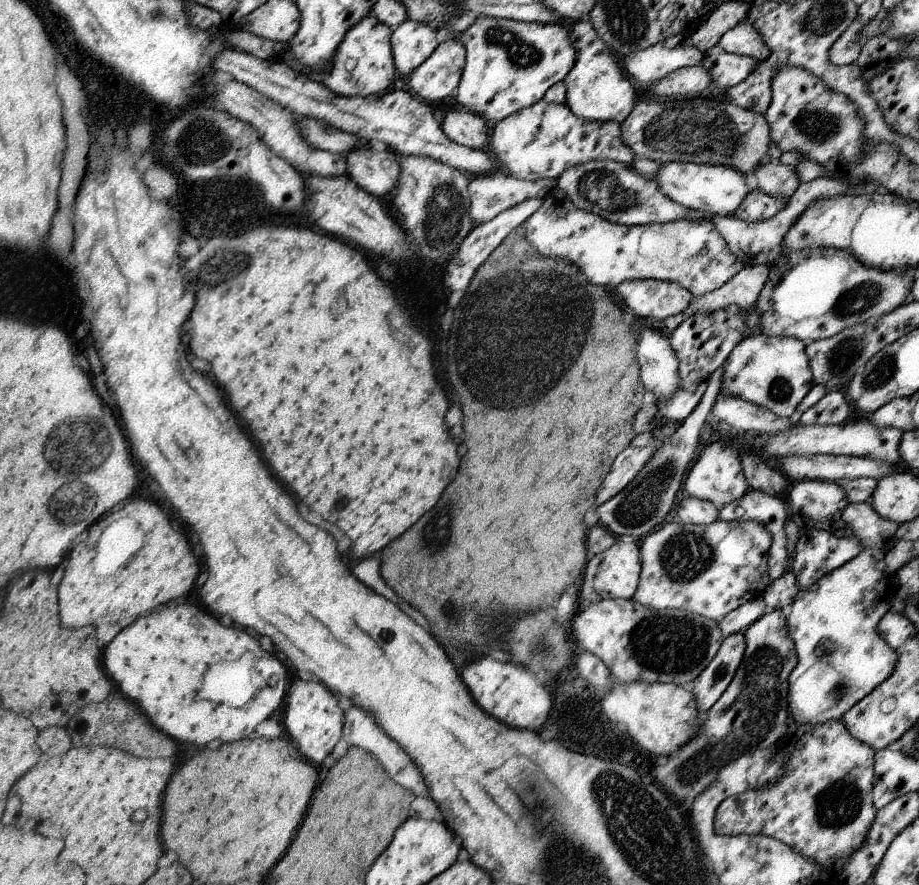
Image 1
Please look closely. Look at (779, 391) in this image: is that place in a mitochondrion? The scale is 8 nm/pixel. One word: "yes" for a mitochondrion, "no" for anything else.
yes

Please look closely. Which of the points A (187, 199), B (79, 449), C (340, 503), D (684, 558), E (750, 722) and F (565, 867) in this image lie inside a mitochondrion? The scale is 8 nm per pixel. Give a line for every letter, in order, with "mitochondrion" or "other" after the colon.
A: other
B: mitochondrion
C: other
D: mitochondrion
E: mitochondrion
F: mitochondrion

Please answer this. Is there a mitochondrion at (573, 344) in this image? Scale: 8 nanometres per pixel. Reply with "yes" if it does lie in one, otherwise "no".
yes

